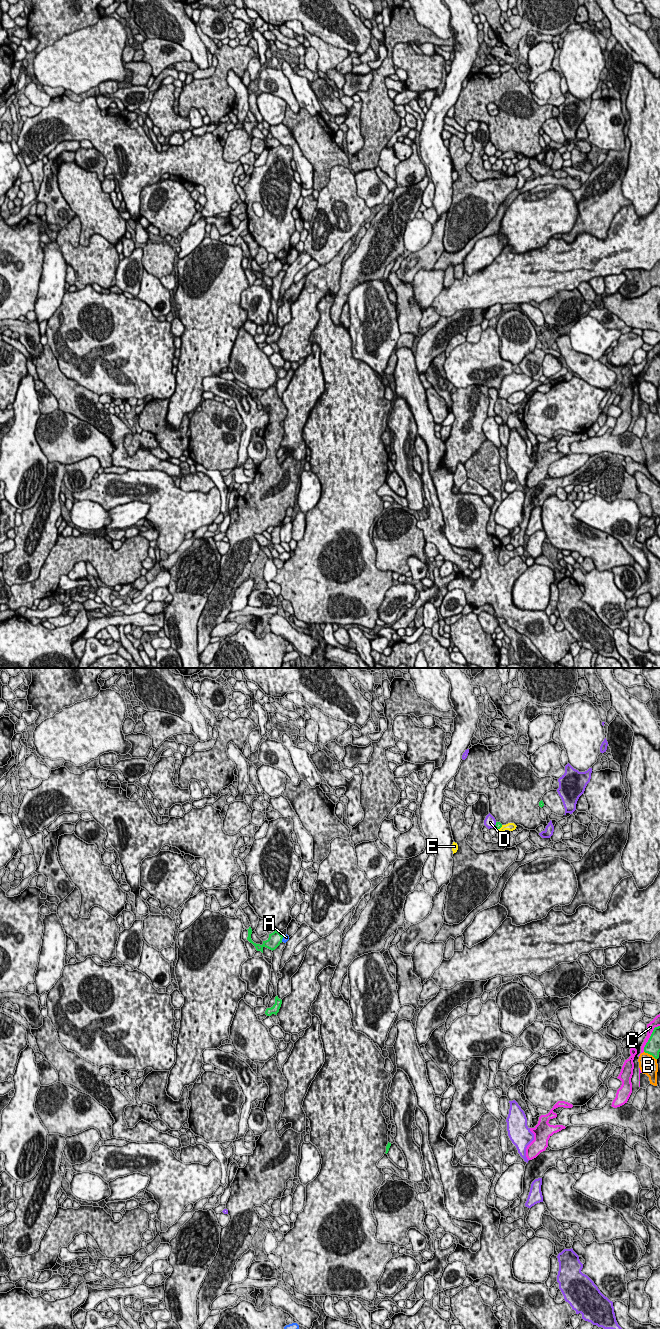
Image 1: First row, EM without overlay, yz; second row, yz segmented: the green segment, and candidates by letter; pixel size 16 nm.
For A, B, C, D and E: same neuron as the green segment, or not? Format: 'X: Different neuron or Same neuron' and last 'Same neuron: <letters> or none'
A: Different neuron
B: Different neuron
C: Different neuron
D: Different neuron
E: Different neuron
Same neuron: none

